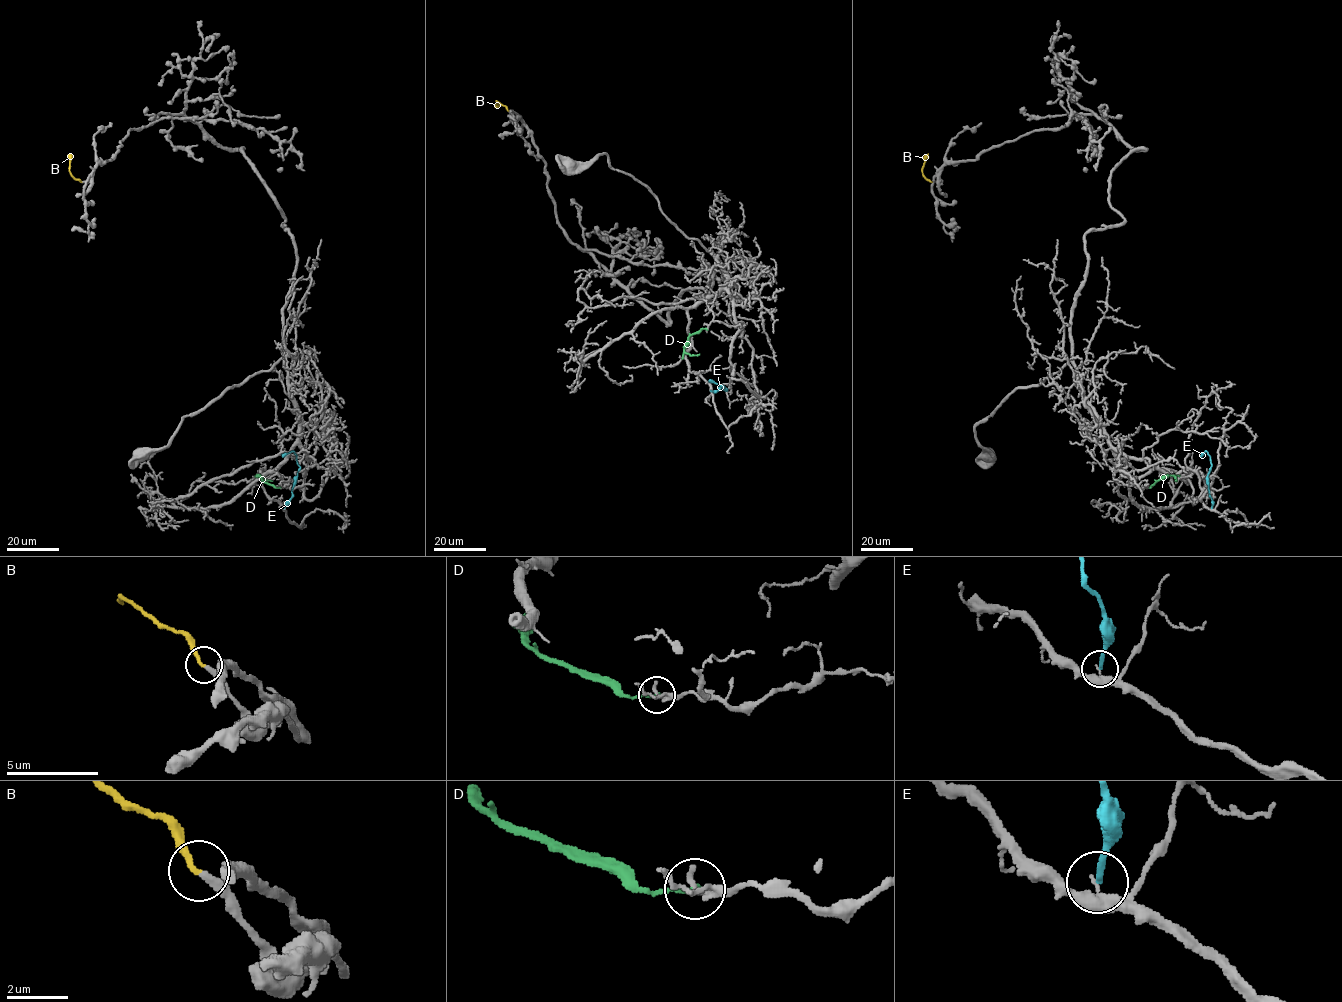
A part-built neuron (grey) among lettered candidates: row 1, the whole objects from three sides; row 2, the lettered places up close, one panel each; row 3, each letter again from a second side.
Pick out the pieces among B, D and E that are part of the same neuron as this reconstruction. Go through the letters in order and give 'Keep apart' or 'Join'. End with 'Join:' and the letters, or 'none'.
B: Join
D: Keep apart
E: Keep apart
Join: B

